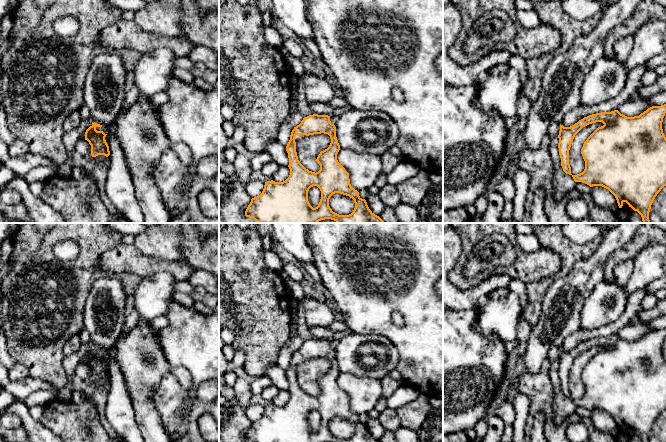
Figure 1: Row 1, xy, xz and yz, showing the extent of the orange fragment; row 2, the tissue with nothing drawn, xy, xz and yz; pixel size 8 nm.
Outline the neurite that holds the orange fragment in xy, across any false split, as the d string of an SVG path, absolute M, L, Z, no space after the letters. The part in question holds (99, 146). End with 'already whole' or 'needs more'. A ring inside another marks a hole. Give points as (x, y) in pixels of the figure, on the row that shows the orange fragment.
M93 123L86 132L85 132L85 140L89 142L91 145L91 155L92 157L96 157L98 155L104 155L108 157L110 155L109 146L105 140L107 134L103 131L97 131L97 127L102 127L102 125Z; already whole

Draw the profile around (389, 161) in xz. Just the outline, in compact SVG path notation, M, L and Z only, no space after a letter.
M389 151L381 155L382 171L381 173L389 174L397 164L399 164L404 158L397 156Z

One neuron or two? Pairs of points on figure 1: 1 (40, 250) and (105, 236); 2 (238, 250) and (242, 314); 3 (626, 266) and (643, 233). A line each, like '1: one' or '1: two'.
1: one
2: one
3: two

